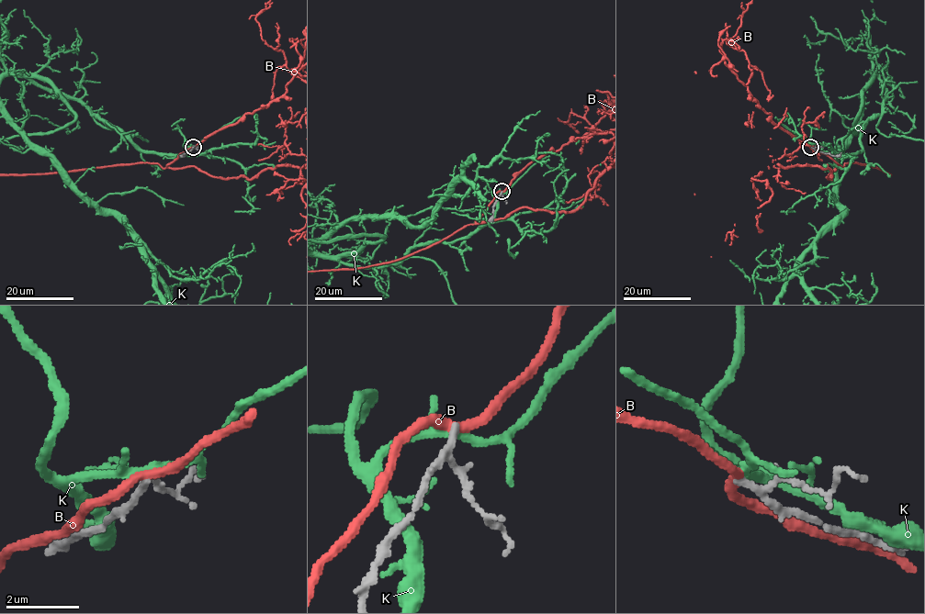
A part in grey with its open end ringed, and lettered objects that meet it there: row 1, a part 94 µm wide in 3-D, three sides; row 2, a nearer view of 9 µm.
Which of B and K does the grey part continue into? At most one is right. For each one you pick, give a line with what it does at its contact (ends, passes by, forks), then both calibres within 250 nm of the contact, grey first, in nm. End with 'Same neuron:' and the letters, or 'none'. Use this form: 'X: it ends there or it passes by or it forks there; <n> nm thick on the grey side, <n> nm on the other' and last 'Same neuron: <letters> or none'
Same neuron: none

